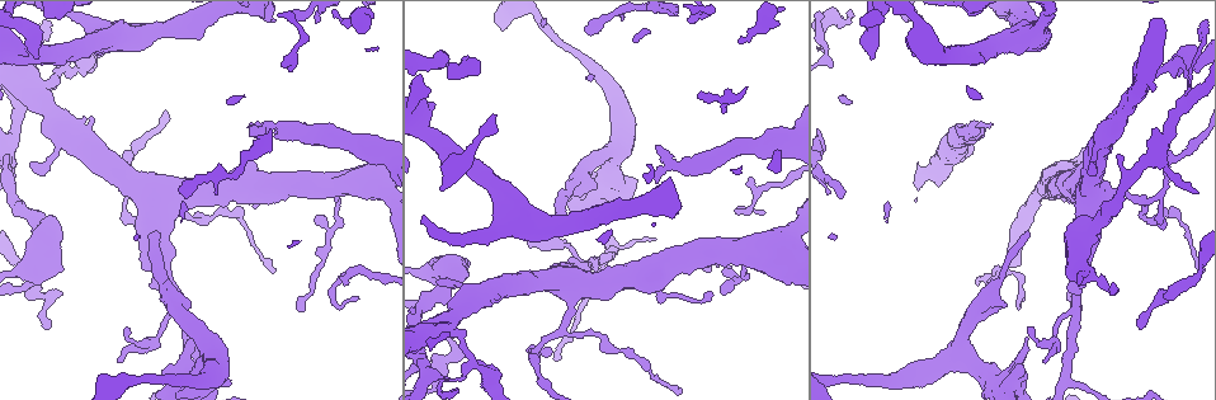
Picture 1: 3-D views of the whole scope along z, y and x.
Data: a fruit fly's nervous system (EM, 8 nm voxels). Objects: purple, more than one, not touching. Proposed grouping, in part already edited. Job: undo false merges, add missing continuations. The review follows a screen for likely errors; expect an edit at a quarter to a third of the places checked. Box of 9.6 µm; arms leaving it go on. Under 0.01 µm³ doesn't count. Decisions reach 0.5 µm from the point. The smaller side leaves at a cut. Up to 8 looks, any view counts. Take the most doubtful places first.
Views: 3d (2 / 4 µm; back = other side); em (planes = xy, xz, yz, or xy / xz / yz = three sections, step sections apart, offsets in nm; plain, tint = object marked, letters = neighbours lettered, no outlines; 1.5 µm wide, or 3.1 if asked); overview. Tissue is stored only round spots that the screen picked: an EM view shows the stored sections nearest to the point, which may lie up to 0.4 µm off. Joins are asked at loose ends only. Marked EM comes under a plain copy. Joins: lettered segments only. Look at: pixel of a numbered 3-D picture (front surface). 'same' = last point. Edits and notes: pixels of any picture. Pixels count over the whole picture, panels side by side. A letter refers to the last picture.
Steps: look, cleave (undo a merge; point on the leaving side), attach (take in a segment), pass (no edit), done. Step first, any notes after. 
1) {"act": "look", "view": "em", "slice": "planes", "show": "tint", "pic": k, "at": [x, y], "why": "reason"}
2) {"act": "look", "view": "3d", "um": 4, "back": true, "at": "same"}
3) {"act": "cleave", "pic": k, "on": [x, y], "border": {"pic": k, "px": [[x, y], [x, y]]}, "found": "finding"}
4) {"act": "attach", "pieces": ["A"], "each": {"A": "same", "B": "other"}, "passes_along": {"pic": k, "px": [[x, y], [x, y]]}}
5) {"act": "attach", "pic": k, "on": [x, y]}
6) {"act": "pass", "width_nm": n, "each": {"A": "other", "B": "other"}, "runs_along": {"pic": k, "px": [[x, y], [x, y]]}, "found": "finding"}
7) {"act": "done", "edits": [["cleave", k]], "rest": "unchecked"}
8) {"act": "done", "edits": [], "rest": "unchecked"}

{"act": "look", "view": "3d", "um": 2, "pic": 1, "at": [1173, 64], "why": "a narrow waist"}

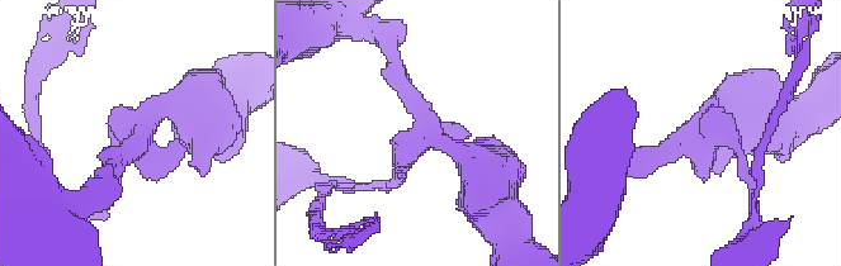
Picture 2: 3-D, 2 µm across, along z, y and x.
{"act": "look", "view": "em", "slice": "xz", "step": 8, "show": "tint", "pic": 2, "at": [423, 129], "arms": 3}

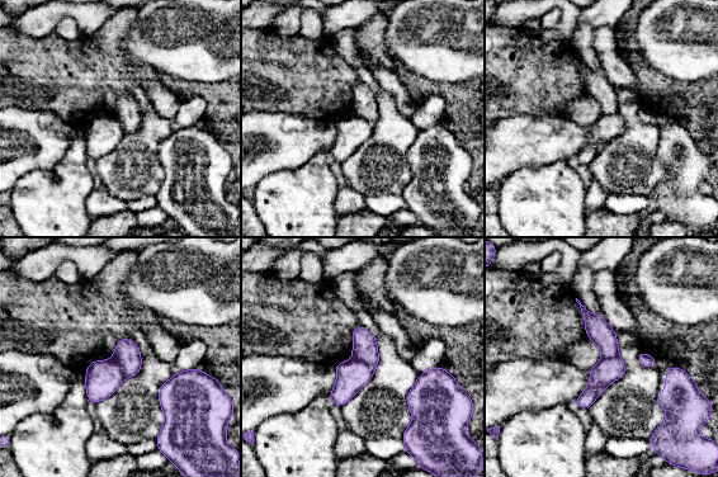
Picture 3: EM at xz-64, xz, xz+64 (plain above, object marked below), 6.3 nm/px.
{"act": "look", "view": "em", "slice": "yz", "step": 4, "show": "letters", "at": "same", "why": "another direction"}

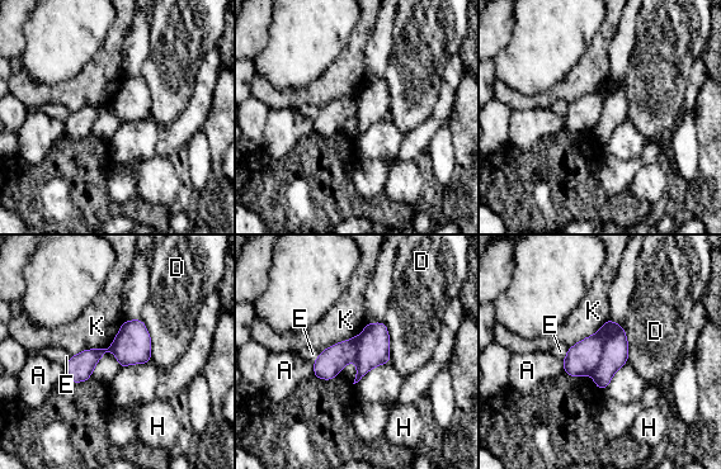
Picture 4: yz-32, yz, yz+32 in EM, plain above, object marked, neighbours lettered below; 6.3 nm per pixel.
{"act": "cleave", "pic": 4, "on": [615, 355], "each": {"A": "other", "D": "other", "E": "other", "H": "other", "K": "other"}, "border": {"pic": 4, "px": [[617, 325], [592, 372]]}, "found": "a second neuron is stuck on"}

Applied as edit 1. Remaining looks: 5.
{"act": "look", "view": "overview"}

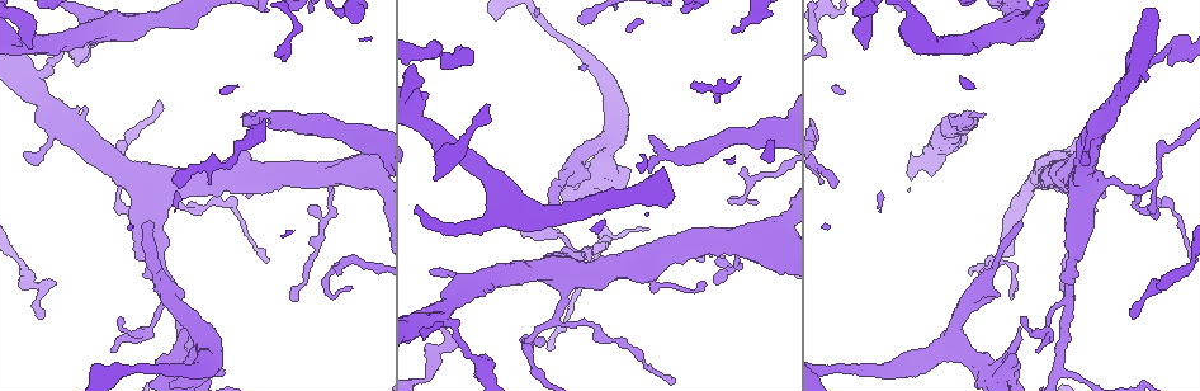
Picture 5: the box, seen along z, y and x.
{"act": "look", "view": "3d", "um": 4, "pic": 5, "at": [720, 101], "why": "thin end"}

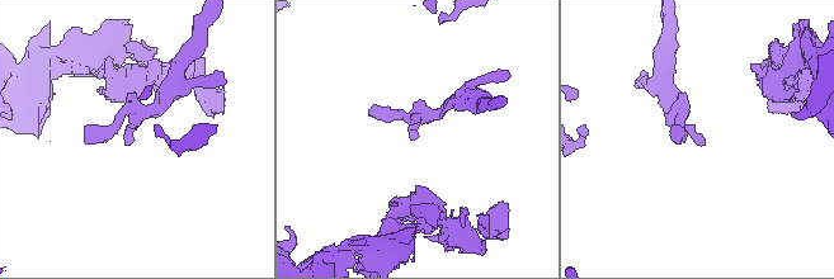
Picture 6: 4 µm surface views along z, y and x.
{"act": "look", "view": "em", "slice": "xz", "step": 8, "show": "tint", "pic": 6, "at": [699, 142], "why": "need the tissue"}

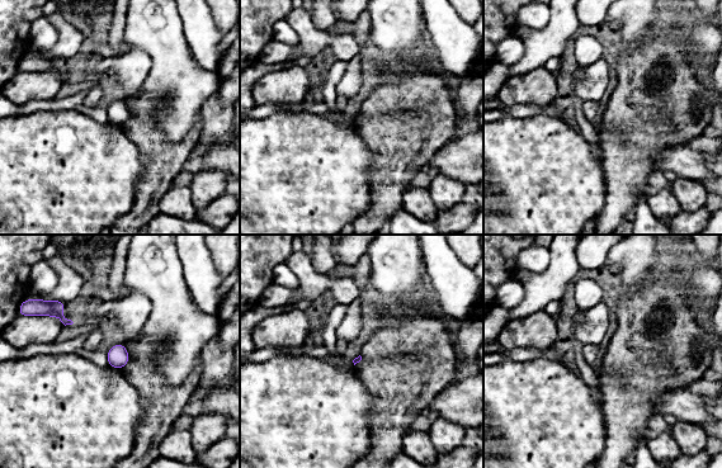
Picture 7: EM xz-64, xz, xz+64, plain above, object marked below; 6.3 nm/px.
{"act": "look", "view": "em", "slice": "planes", "show": "letters", "at": "same", "why": "cut it another way"}

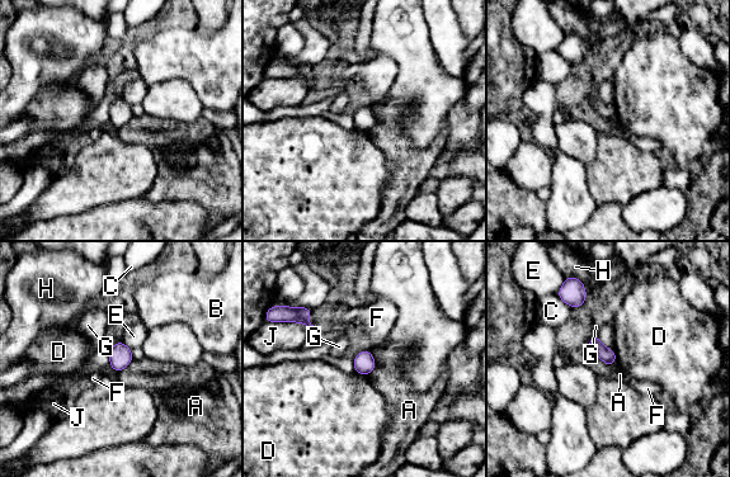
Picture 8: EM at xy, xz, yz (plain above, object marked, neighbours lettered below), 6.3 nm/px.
{"act": "pass", "each": {"A": "other", "B": "other", "C": "other", "D": "other", "E": "other", "F": "other", "G": "other", "H": "other", "J": "other"}, "border": {"pic": 8, "px": [[371, 350], [375, 368], [367, 376]]}, "found": "no lettered segment goes on from it"}

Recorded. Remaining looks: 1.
{"act": "look", "view": "em", "slice": "yz", "step": 8, "show": "letters", "pic": 5, "at": [350, 289], "why": "long arm stops here"}

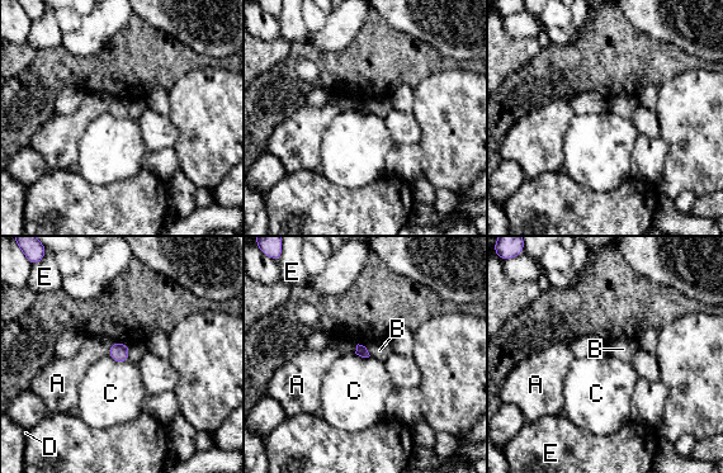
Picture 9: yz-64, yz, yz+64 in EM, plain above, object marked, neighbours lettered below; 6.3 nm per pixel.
{"act": "pass", "longest_contact_nm": ["C", 130], "each": {"A": "other", "B": "other", "C": "other", "D": "other", "E": "other"}, "found": "no lettered segment goes on from it"}

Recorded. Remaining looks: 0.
{"act": "done", "edits": [["cleave", 4]], "rest": "unchecked"}

